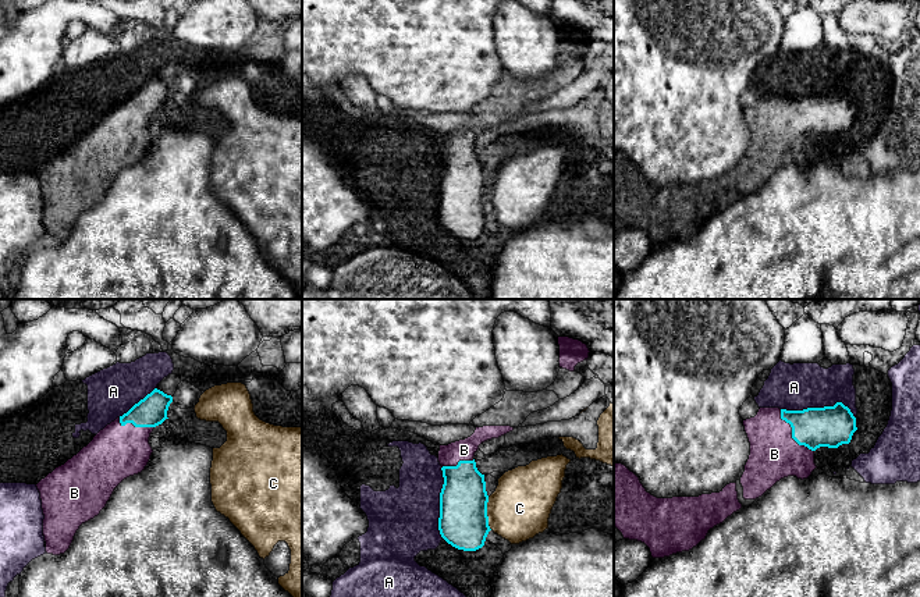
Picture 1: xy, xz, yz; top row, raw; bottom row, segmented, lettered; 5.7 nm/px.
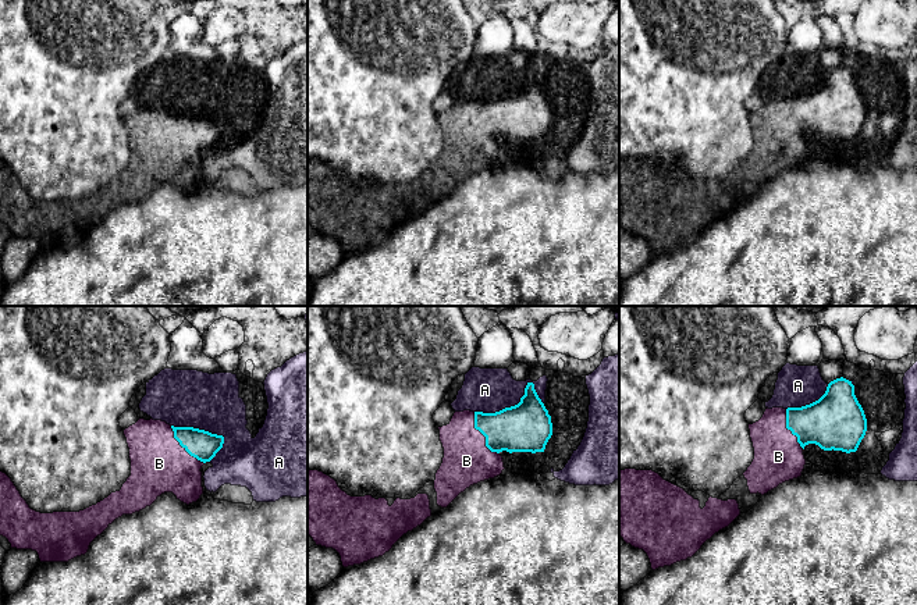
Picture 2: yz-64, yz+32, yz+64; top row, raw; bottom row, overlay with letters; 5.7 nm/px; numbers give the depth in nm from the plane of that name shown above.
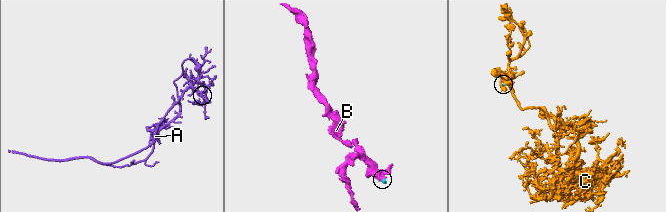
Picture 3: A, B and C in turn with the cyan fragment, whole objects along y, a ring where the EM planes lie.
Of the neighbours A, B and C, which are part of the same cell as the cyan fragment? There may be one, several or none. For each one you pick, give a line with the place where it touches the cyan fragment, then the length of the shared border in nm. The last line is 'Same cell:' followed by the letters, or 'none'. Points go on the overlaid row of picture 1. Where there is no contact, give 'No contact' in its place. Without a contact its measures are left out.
B: Touches cyan at yz (792, 433). Shared border 320 nm
Same cell: B

